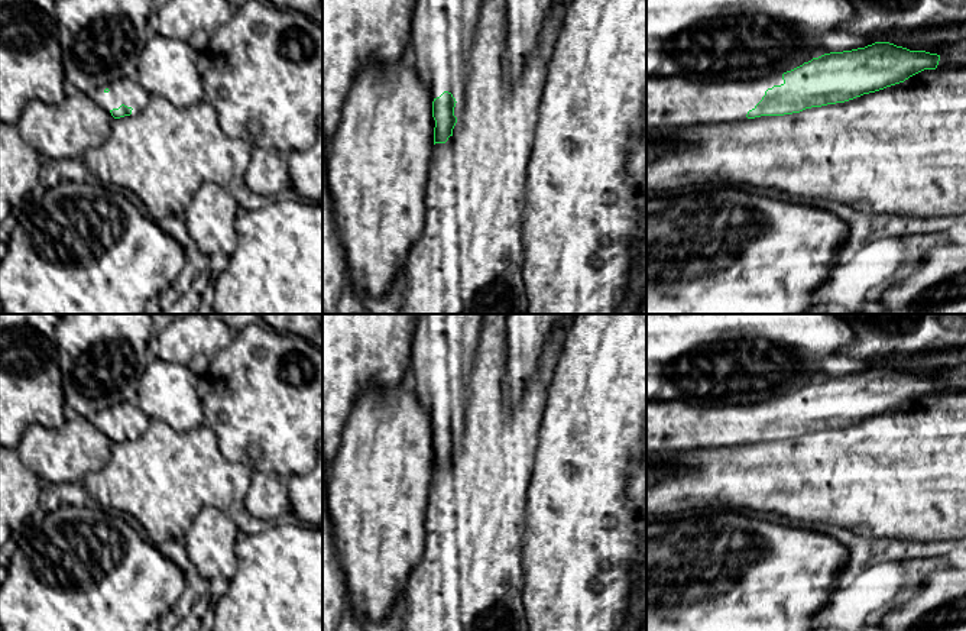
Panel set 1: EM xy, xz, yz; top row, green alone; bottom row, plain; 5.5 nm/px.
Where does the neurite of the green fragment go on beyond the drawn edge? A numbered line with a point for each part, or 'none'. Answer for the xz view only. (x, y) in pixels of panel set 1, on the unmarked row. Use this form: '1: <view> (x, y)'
1: xz (443, 348)

